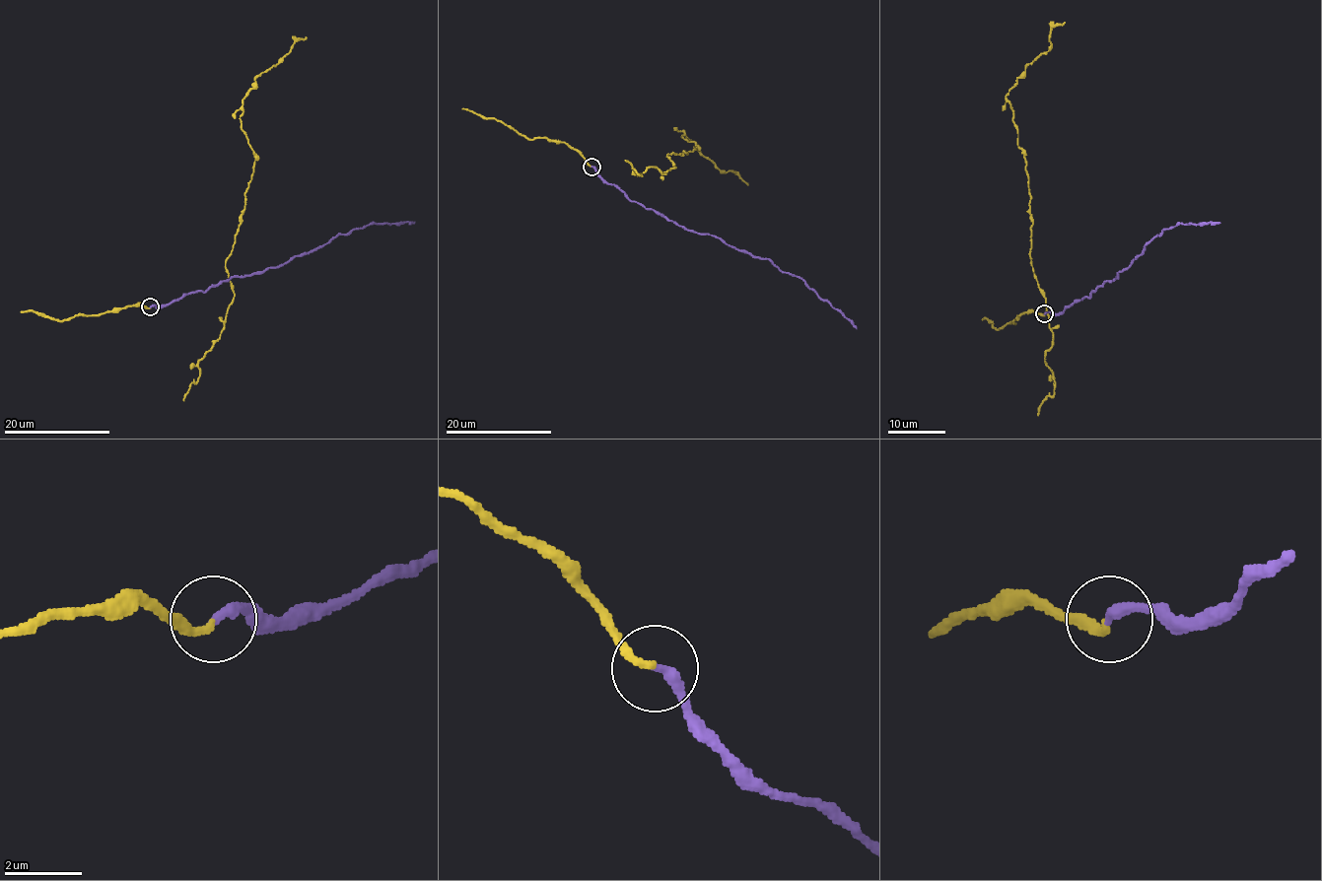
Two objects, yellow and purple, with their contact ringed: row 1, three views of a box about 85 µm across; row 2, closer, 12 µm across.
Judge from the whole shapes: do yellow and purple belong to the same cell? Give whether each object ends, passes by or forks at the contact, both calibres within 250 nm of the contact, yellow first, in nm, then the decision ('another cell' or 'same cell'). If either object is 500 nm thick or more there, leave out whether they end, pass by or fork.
yellow ends | purple ends | 200/280 nm | same cell

